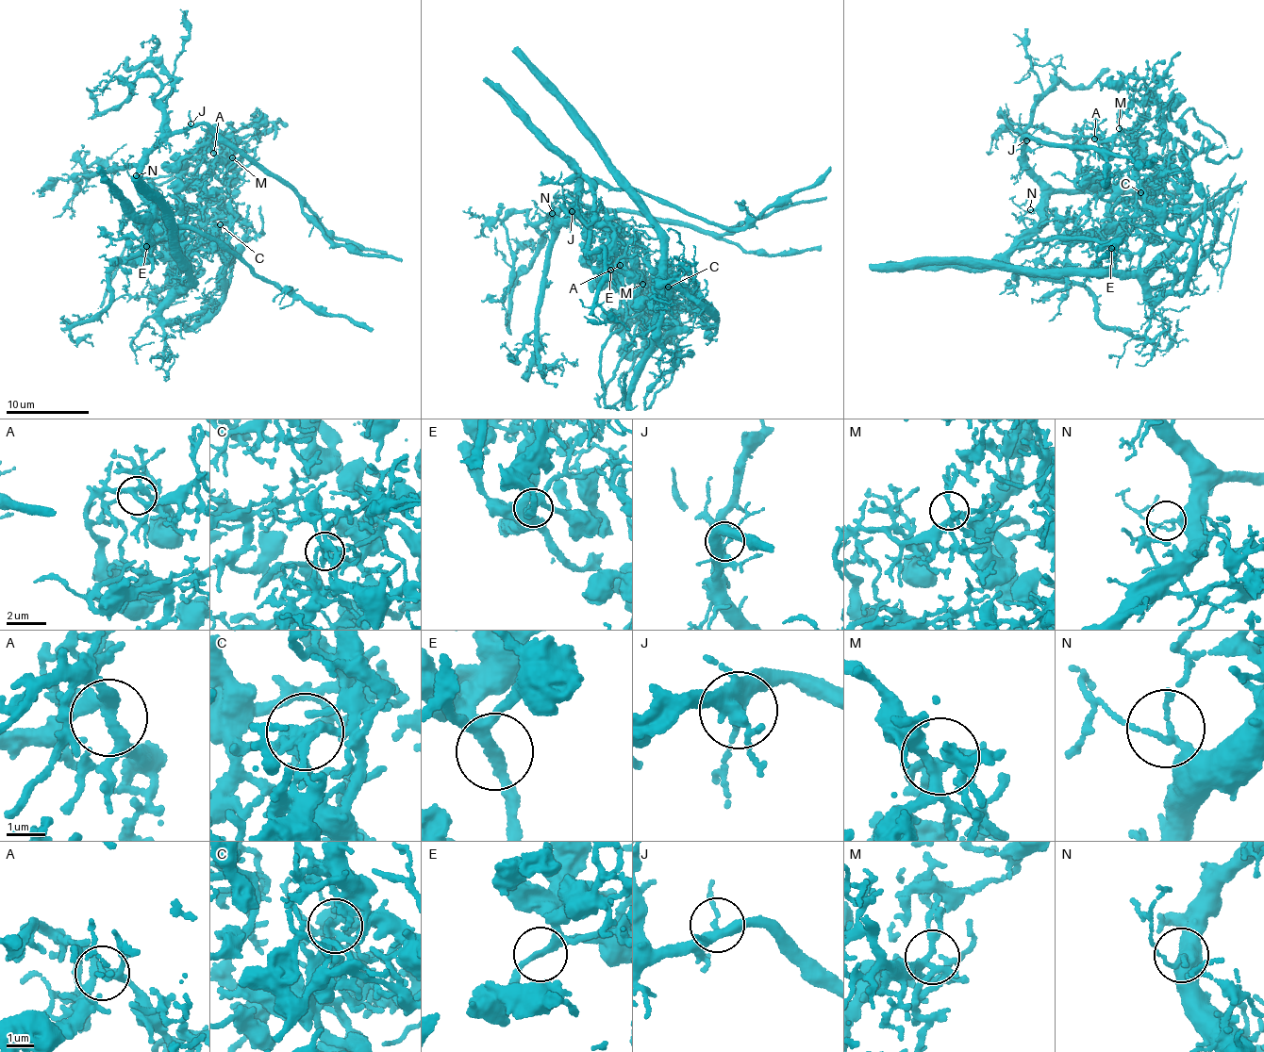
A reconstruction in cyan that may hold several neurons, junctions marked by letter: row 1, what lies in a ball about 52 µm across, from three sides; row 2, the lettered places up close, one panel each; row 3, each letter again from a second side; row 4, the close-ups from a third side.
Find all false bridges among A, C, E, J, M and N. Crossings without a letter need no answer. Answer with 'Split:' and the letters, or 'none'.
Split: C, E

